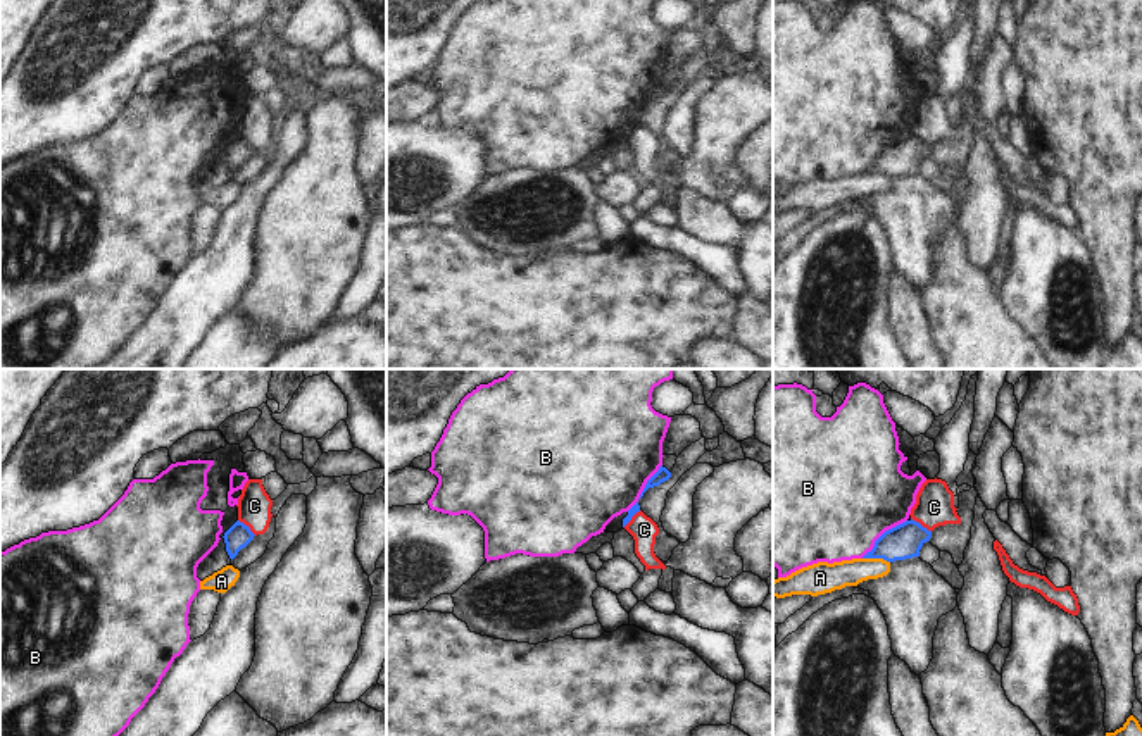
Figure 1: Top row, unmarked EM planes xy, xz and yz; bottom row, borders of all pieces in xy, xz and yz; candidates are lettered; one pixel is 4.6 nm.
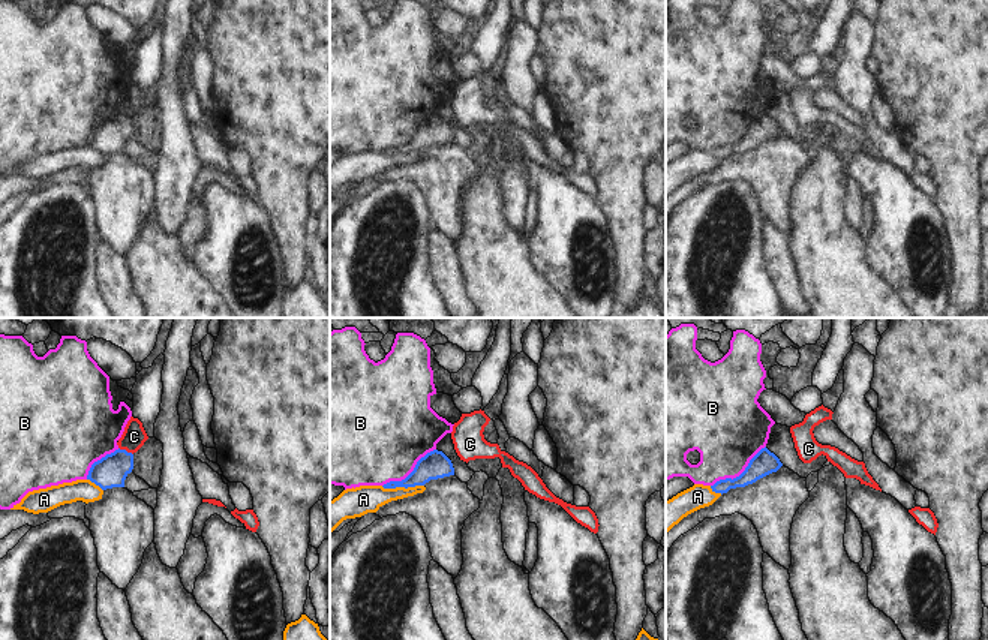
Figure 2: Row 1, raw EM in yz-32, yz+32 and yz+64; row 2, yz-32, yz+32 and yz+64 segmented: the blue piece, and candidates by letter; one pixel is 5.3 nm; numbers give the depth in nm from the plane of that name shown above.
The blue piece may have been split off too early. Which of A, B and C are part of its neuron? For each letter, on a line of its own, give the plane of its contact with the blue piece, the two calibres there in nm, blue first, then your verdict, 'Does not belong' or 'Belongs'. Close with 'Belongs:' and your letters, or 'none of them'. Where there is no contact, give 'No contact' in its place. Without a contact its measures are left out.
A: Touches blue in yz. Thickness 160 nm (blue) against 130 nm. Does not belong
B: Touches blue in yz. Thickness 160 nm (blue) against 500 nm. Does not belong
C: Touches blue in yz. Thickness 160 nm (blue) against 180 nm. Does not belong
Belongs: none of them.

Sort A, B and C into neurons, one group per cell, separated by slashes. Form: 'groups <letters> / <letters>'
groups A / B / C

